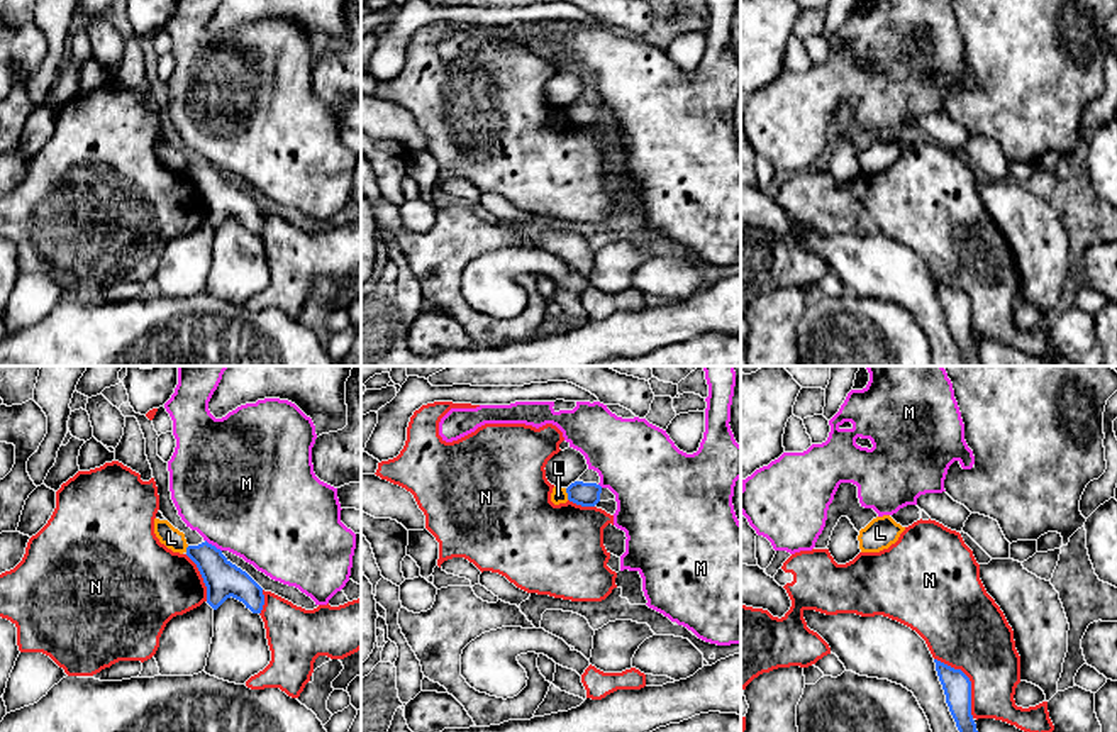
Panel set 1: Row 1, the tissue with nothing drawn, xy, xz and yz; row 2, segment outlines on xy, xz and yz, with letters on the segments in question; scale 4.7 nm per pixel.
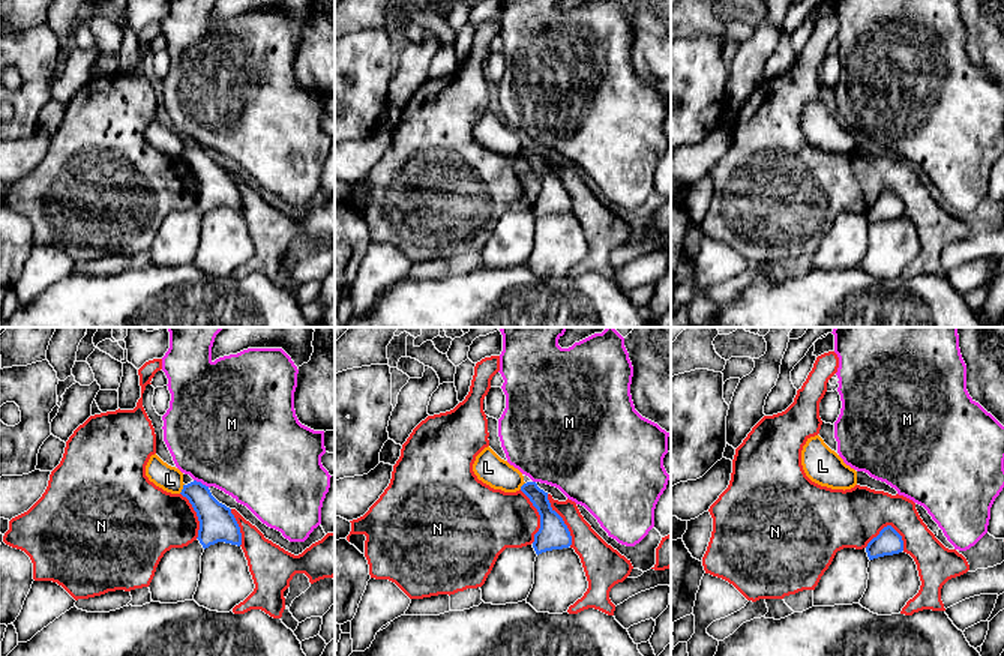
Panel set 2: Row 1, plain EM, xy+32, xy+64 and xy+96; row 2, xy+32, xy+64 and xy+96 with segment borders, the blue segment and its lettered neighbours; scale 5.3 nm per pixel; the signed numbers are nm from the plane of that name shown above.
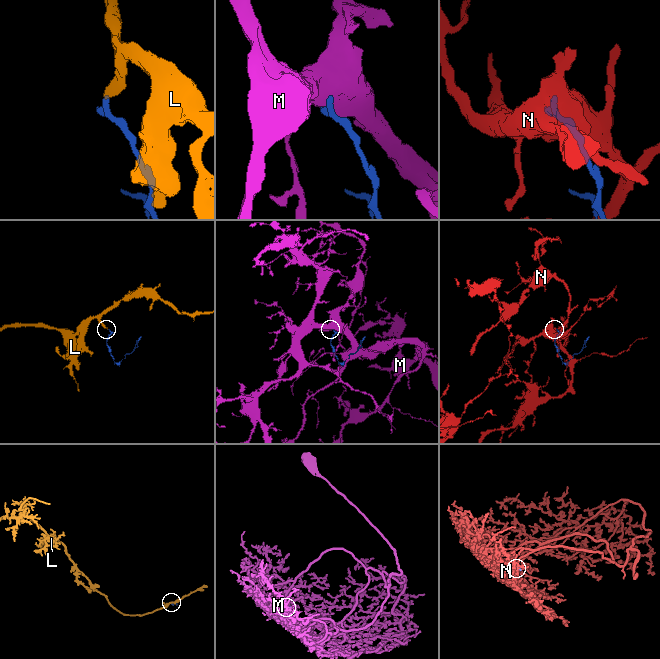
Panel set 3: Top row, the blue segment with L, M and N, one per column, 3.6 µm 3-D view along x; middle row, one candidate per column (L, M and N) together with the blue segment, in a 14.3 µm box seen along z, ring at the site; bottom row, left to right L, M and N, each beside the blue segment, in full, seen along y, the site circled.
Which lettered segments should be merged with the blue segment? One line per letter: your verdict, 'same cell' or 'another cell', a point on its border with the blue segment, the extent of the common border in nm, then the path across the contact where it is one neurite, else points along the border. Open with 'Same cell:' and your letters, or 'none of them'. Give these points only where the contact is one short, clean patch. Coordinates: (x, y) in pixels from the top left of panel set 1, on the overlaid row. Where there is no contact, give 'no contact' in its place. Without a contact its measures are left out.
Same cell: none of them
L: another cell; meets blue in xz at (566, 492); contact 60 nm long; border along xz (565, 488), (568, 499)
M: another cell; meets blue in xy at (214, 546); contact 100 nm long; border along xy (205, 539), (221, 551)
N: another cell; meets blue in yz at (970, 682); contact 340 nm long

